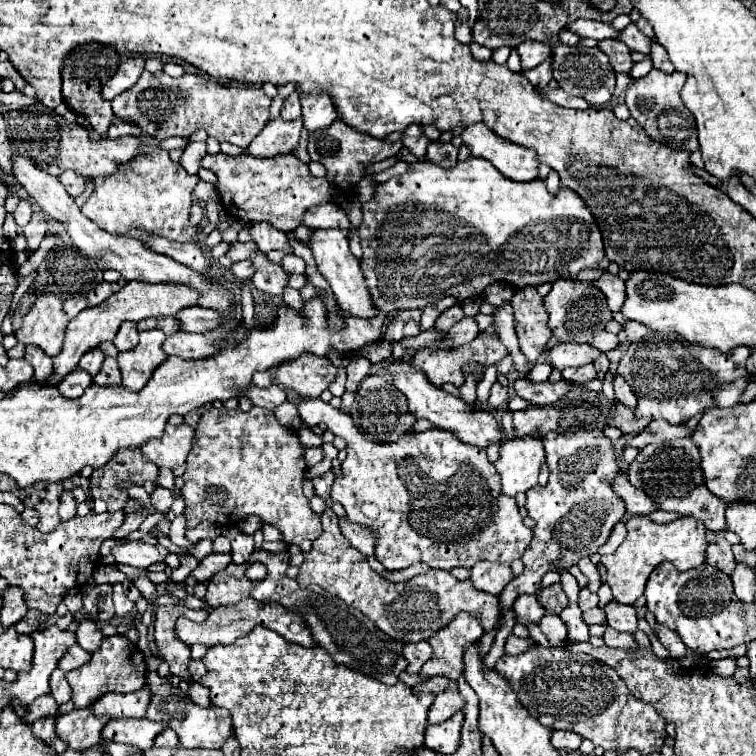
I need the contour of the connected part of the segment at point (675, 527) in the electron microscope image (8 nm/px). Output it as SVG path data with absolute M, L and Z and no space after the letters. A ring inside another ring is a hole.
M633 515L627 521L625 541L615 553L601 557L601 563L607 567L607 583L613 591L613 599L623 605L633 605L643 595L651 571L663 561L671 561L679 571L689 571L705 563L705 527L695 517L681 517L659 525L645 515Z

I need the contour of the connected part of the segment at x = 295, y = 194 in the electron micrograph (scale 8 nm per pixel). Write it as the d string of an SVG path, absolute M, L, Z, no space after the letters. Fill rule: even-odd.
M225 153L207 155L201 163L203 169L211 169L217 175L217 191L225 211L245 223L267 221L279 231L291 231L301 223L307 209L327 203L331 199L331 185L323 177L311 177L309 167L299 161L293 153L277 155L271 159L249 157L241 153L237 157L227 157Z

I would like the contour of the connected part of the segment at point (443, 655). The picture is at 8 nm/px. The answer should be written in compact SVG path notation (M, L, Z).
M467 613L457 615L445 629L437 631L429 639L429 645L433 647L433 657L423 665L421 673L427 677L441 675L447 679L459 679L459 675L463 673L465 647L477 641L481 633L483 627L475 617Z

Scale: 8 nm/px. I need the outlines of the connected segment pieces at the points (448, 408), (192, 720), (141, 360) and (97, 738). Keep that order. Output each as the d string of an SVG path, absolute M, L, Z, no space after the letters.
M409 363L391 365L389 371L391 371L393 377L395 377L395 379L393 379L393 385L403 391L403 395L407 397L407 403L409 403L409 411L411 411L417 419L427 419L427 421L431 421L433 425L437 425L439 429L453 431L453 433L457 433L457 437L459 437L461 441L467 441L467 443L471 443L471 445L475 445L475 447L481 447L481 449L485 449L489 443L499 443L499 441L501 441L501 437L503 437L501 425L499 425L499 421L497 421L493 415L489 415L487 411L483 411L483 409L475 409L475 411L473 411L473 407L469 407L463 399L453 397L453 395L449 395L447 391L443 391L443 389L435 387L433 383L429 383L429 379L427 379L421 371L413 369Z
M155 671L147 673L147 683L149 683L149 691L151 691L151 703L147 709L147 719L151 721L161 721L167 723L179 737L179 745L181 747L211 747L211 749L219 749L223 745L223 741L231 735L233 731L233 723L231 723L231 715L227 709L221 707L197 707L189 701L187 693L183 693L179 687L171 685L171 681L159 677Z
M153 329L139 333L139 345L131 349L129 353L119 353L117 361L121 367L123 381L121 385L129 391L139 391L149 381L155 367L159 367L167 355L161 349L161 343L165 341L165 333Z
M75 709L55 719L55 731L69 749L85 751L101 745L101 729L107 721L107 717L95 717L89 709Z

